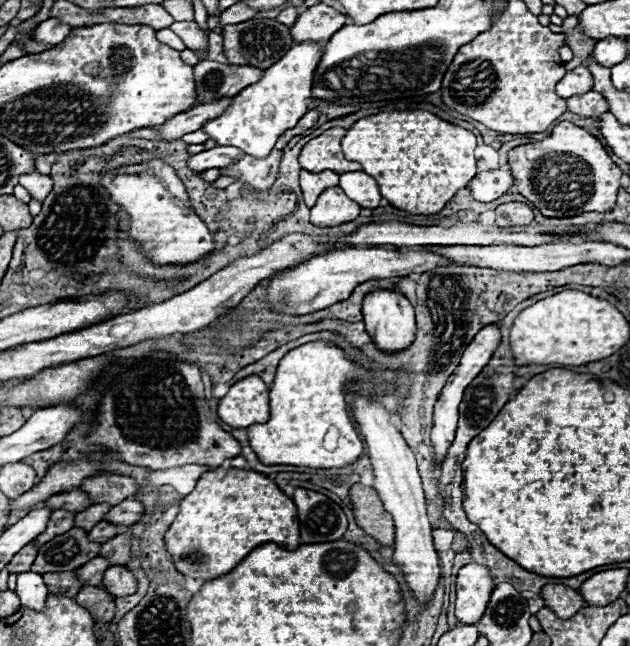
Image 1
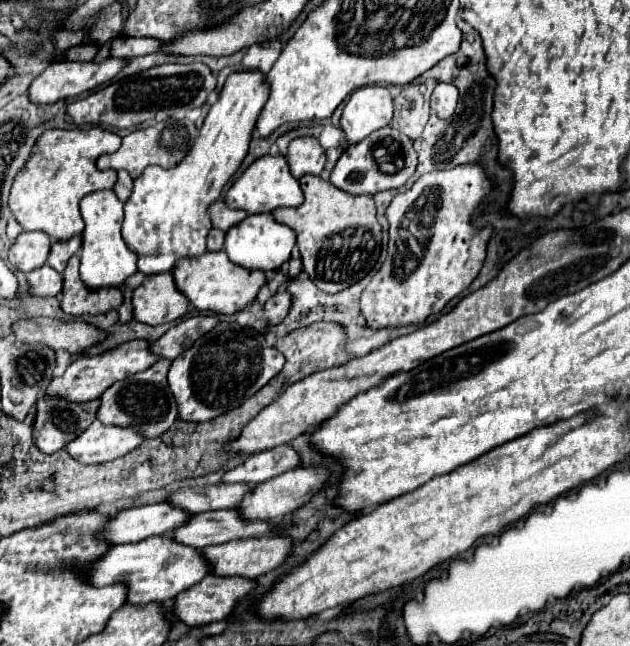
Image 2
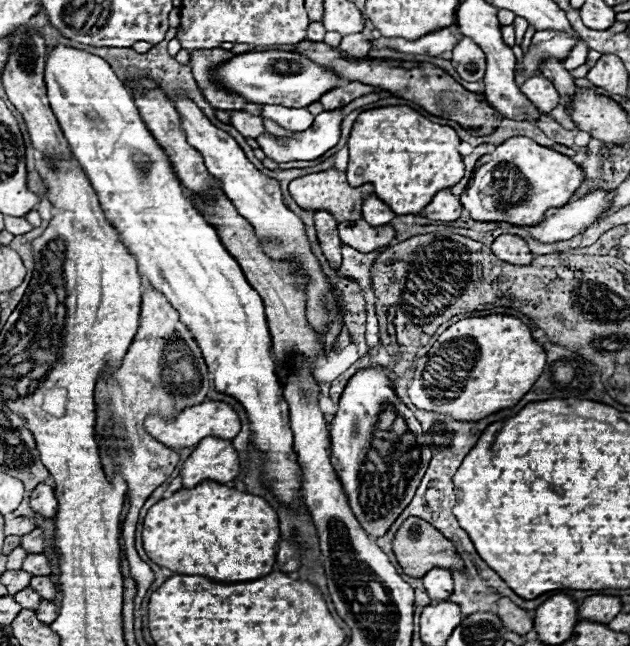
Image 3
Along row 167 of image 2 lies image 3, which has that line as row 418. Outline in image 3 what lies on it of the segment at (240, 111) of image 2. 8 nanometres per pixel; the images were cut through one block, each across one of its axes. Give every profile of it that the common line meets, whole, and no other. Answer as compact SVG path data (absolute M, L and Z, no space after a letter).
M208 400L208 402L202 402L202 404L196 404L192 408L182 410L170 422L160 420L160 416L148 416L146 430L148 430L148 434L152 434L162 444L180 450L180 448L186 448L186 446L196 446L206 436L216 436L216 438L232 440L240 432L240 418L238 418L236 410L230 404L218 402L218 400Z

